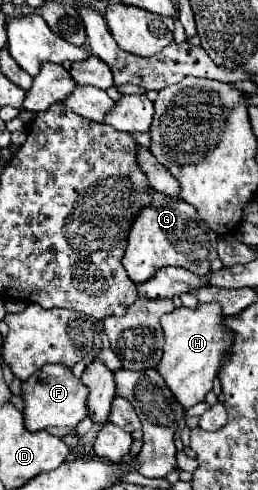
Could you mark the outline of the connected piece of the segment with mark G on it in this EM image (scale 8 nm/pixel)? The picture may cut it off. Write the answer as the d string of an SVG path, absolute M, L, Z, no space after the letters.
M151 191L153 203L145 207L129 233L127 249L123 255L123 267L131 281L145 283L161 267L185 267L197 275L205 275L211 269L211 261L217 259L217 235L199 219L193 205L181 199L169 199L157 191Z

